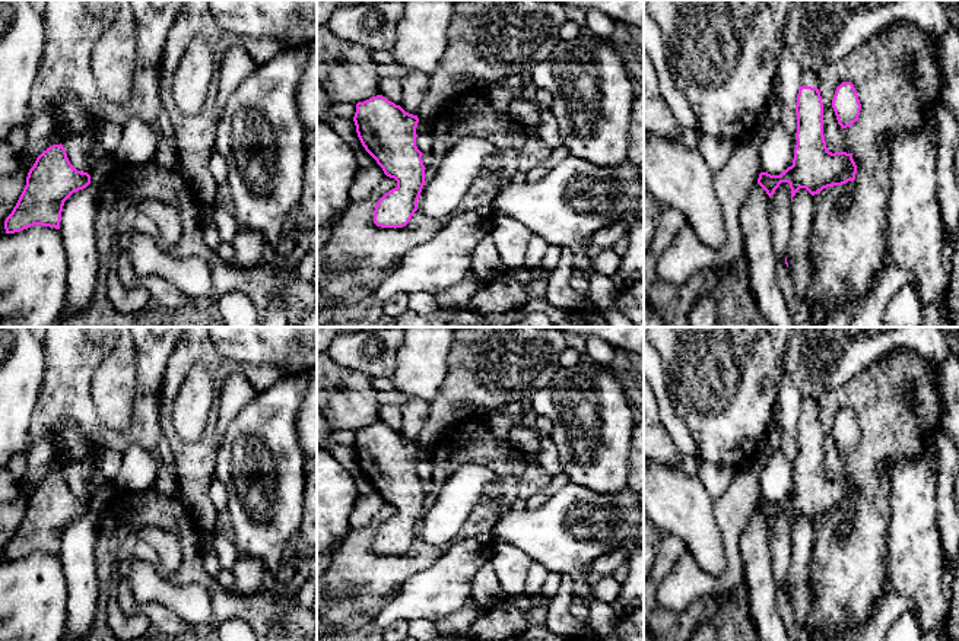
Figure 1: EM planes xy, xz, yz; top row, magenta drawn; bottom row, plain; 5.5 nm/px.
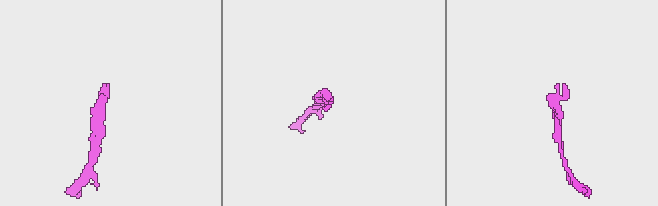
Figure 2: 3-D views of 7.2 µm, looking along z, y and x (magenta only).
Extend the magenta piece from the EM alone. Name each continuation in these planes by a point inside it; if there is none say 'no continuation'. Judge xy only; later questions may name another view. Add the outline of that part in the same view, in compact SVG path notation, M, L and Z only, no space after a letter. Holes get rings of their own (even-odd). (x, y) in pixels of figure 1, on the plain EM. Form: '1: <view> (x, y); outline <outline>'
no continuation

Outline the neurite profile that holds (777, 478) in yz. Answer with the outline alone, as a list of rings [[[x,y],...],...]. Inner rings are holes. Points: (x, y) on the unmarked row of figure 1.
[[[781,448],[775,450],[765,461],[760,472],[760,499],[779,502],[794,486],[796,461],[787,458]]]

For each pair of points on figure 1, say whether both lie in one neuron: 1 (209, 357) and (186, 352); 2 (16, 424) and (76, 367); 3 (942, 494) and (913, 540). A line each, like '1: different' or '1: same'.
1: same
2: different
3: different

